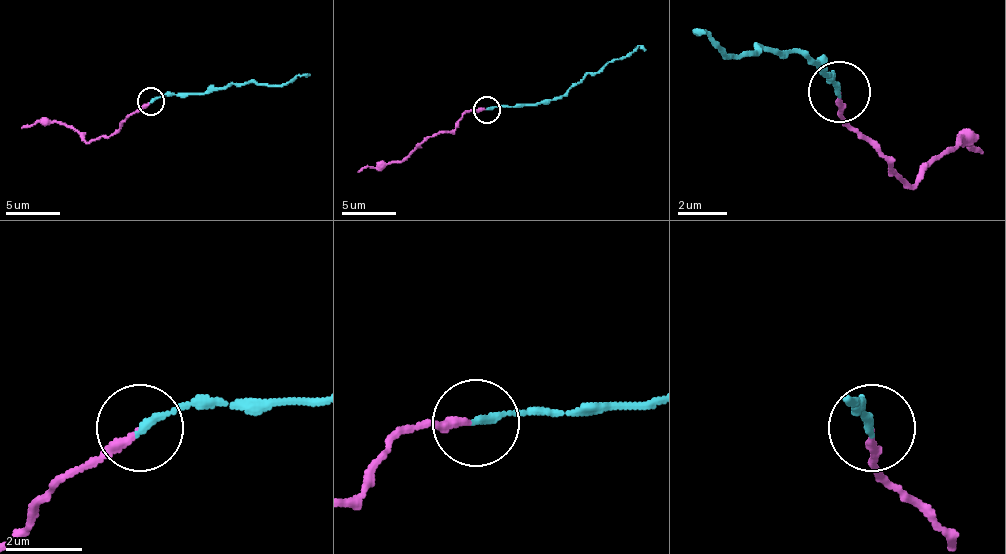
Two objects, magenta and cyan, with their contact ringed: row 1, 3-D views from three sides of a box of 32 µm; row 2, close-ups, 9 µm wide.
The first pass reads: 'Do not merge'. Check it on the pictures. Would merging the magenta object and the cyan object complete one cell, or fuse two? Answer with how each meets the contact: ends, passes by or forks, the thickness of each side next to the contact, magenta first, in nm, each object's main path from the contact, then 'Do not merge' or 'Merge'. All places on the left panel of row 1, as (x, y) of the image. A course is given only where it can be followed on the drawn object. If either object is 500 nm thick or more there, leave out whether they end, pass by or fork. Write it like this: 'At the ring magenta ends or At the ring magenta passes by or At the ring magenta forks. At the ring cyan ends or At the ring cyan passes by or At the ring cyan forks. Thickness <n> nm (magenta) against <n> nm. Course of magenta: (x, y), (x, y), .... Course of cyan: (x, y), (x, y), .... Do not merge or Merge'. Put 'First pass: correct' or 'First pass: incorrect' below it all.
At the ring magenta ends. At the ring cyan ends. Thickness 200 nm (magenta) against 190 nm. Course of magenta: (151, 100), (132, 111), (113, 133), (89, 141), (64, 122), (40, 122), (21, 128). Course of cyan: (151, 100), (225, 89), (252, 81), (287, 84), (309, 73). Merge
First pass: incorrect

